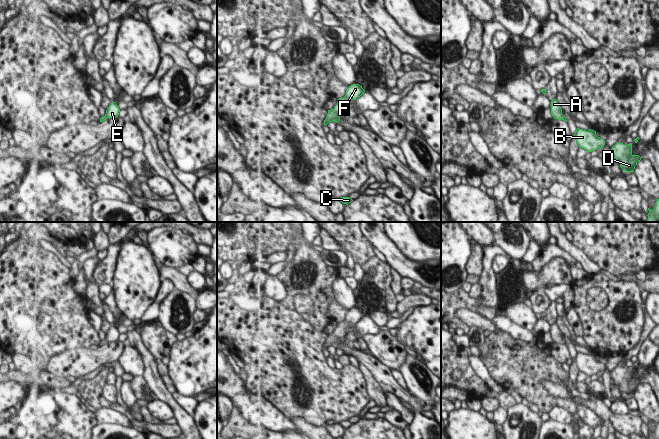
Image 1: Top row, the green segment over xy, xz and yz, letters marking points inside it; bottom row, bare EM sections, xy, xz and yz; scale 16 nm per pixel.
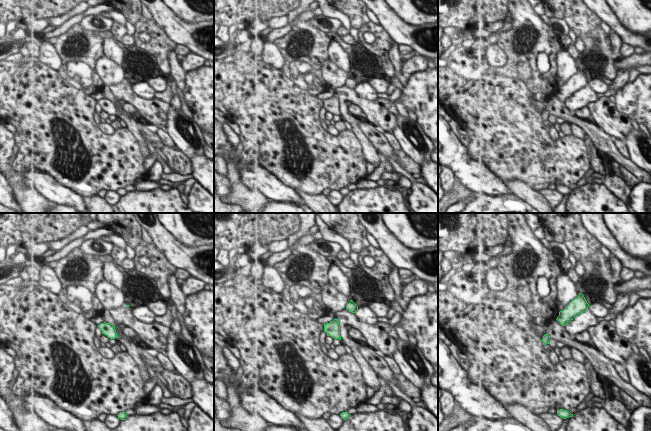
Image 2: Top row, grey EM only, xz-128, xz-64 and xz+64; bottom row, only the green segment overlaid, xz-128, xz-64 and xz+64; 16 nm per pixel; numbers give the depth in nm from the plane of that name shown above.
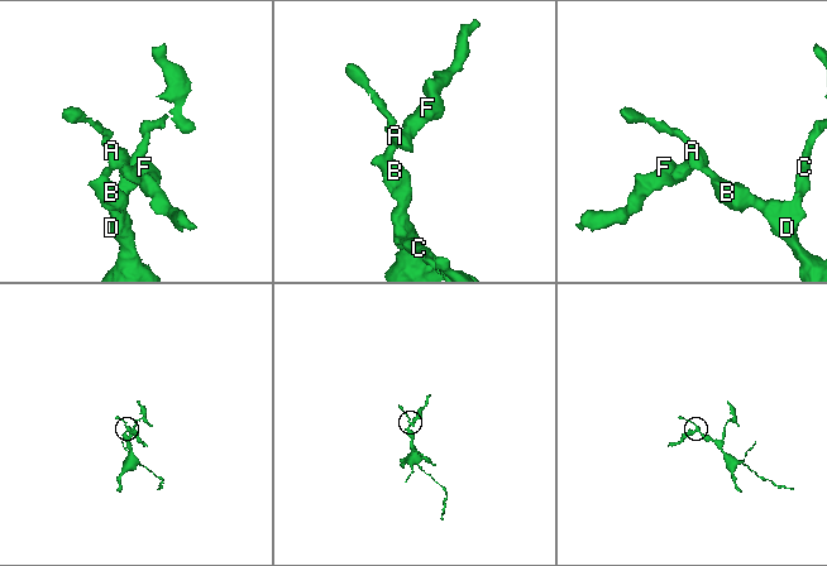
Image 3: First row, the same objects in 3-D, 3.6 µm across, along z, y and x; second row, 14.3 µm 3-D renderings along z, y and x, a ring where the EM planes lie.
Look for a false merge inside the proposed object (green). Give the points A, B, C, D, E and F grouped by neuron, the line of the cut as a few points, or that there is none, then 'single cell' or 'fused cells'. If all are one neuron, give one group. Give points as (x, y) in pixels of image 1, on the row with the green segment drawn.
groups A B C D E F; cut none; single cell

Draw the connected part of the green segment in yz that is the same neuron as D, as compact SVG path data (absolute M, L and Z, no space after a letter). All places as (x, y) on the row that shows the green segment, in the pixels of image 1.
M618 142L612 147L611 156L619 162L620 167L626 172L633 172L637 162L641 160L639 155L632 154L632 144L624 145Z

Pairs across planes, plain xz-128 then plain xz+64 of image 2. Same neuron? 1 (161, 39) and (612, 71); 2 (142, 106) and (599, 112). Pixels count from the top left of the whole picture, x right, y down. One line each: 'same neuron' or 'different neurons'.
1: same neuron
2: same neuron

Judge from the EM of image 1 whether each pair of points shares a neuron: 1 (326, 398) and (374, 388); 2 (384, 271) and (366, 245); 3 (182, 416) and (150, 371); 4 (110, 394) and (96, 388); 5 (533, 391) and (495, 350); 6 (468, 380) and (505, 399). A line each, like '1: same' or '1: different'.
1: different
2: different
3: same
4: different
5: same
6: same

